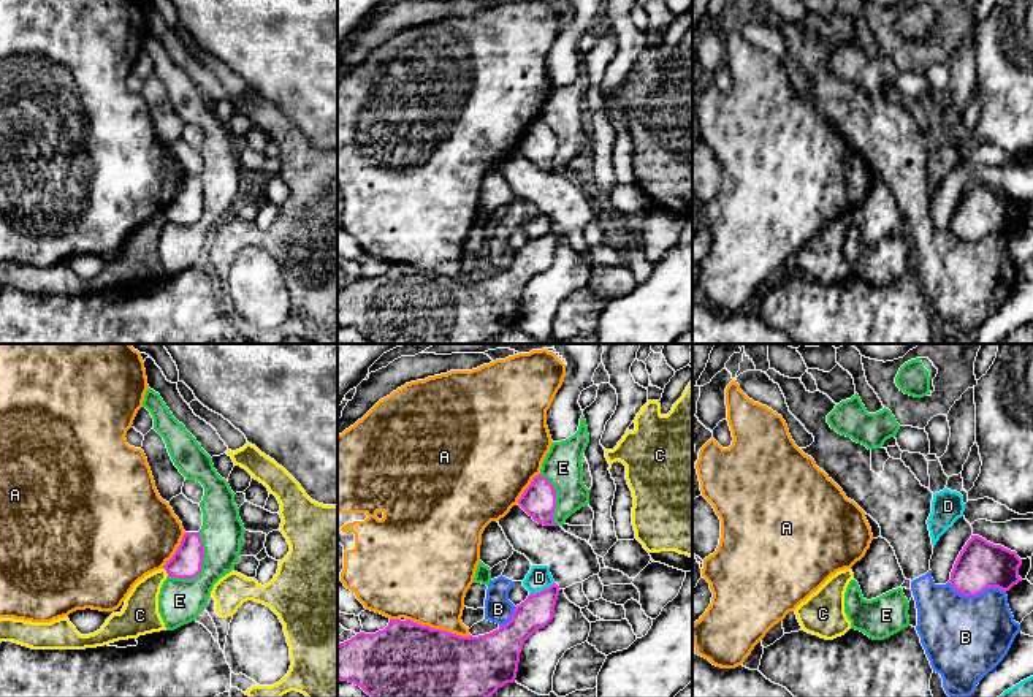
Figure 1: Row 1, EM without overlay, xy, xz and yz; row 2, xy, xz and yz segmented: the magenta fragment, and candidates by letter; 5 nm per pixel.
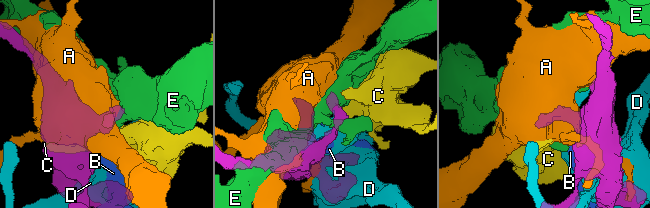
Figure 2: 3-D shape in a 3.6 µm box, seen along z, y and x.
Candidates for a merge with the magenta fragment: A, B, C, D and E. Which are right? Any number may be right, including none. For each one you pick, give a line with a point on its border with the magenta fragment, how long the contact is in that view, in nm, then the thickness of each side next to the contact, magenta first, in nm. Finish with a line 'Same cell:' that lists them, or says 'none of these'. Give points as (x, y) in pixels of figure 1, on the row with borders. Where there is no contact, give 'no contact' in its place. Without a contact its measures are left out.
Same cell: none of these

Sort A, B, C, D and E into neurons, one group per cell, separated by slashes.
A / B / C / D / E

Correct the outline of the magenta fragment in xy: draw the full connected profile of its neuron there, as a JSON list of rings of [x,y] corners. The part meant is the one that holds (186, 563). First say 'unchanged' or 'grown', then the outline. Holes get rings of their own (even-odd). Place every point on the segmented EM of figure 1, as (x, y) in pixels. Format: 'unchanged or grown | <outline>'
unchanged | [[[185,532],[176,553],[163,569],[168,577],[192,580],[201,572],[204,548],[200,532]]]

